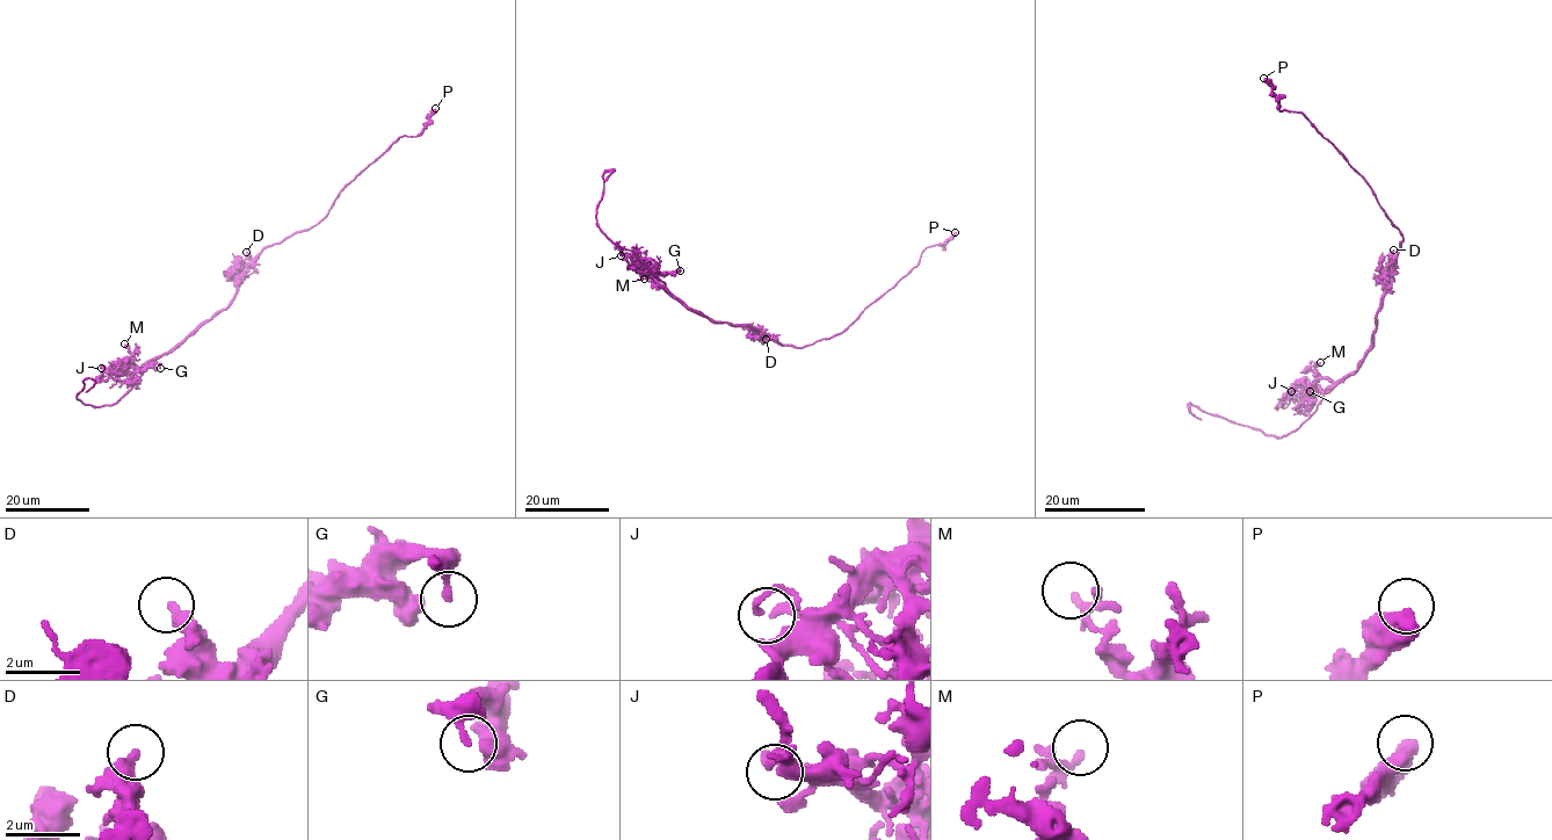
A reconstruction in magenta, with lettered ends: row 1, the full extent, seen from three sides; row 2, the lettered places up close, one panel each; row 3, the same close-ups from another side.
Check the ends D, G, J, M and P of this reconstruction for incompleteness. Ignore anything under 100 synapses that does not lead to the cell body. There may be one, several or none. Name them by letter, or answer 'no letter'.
no letter

